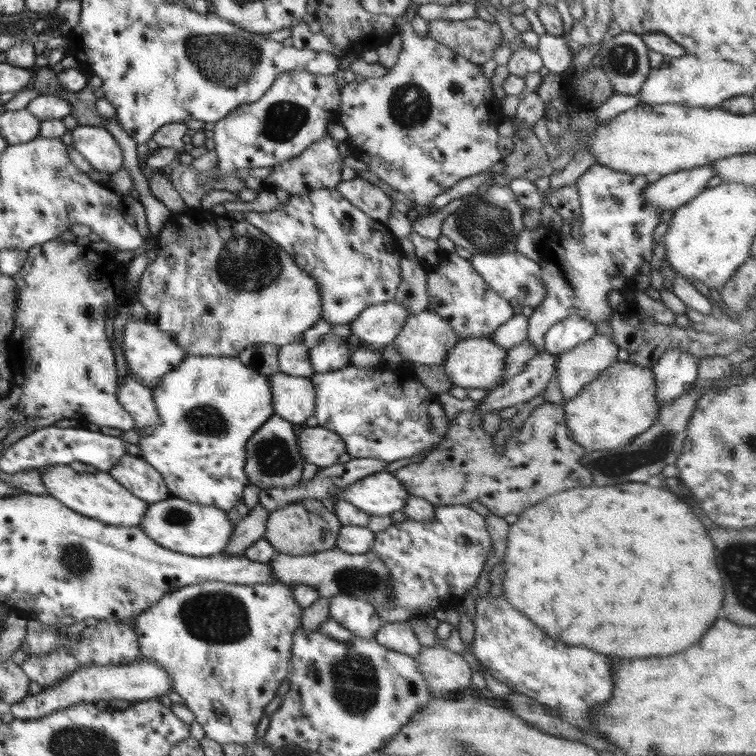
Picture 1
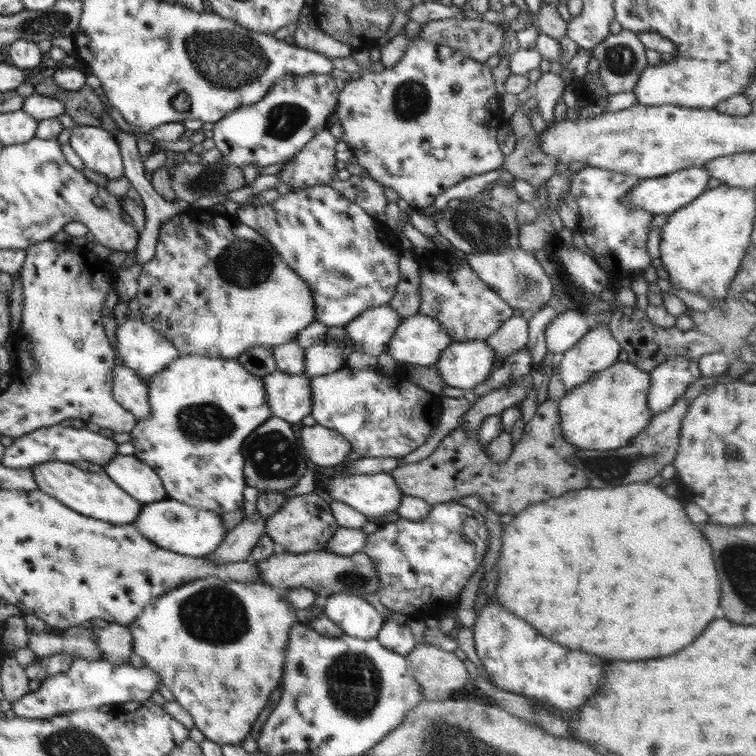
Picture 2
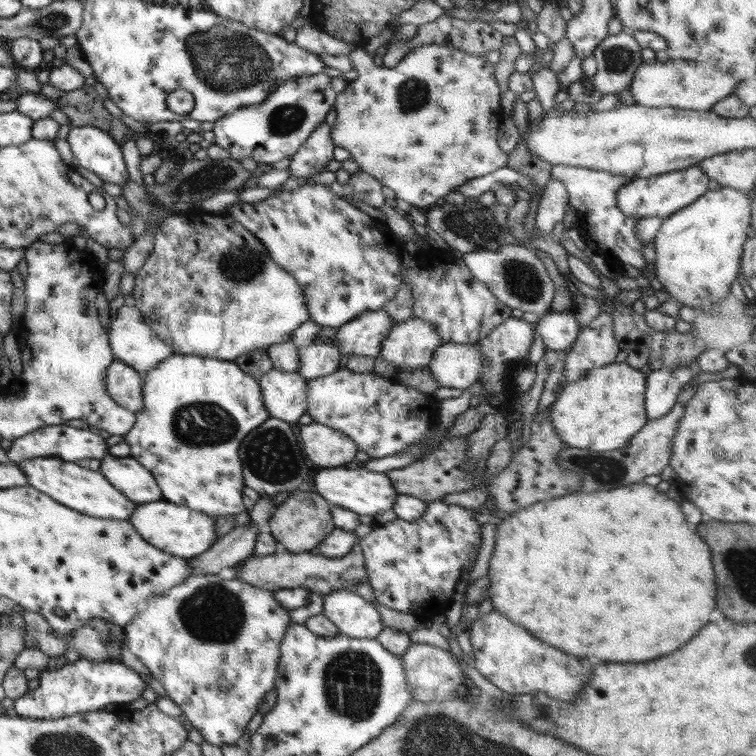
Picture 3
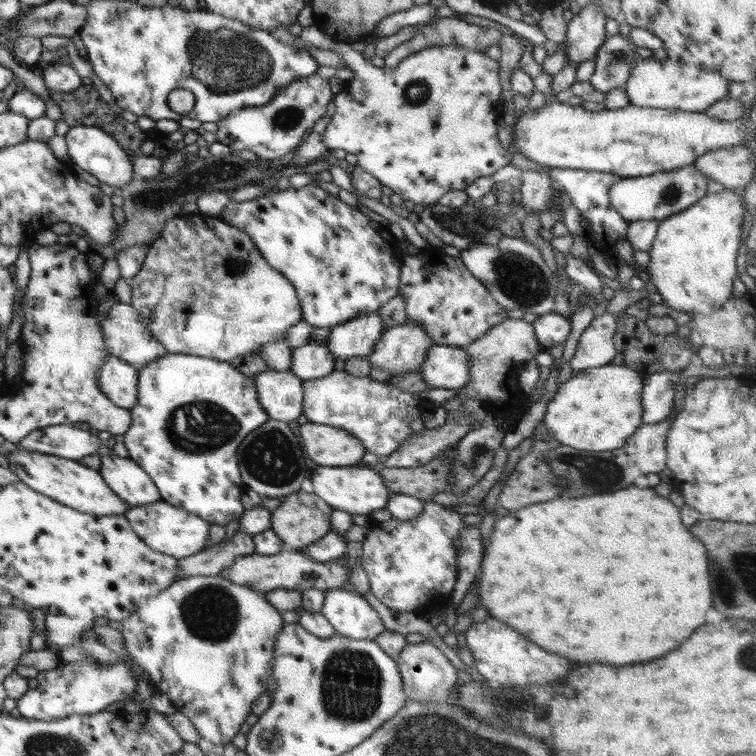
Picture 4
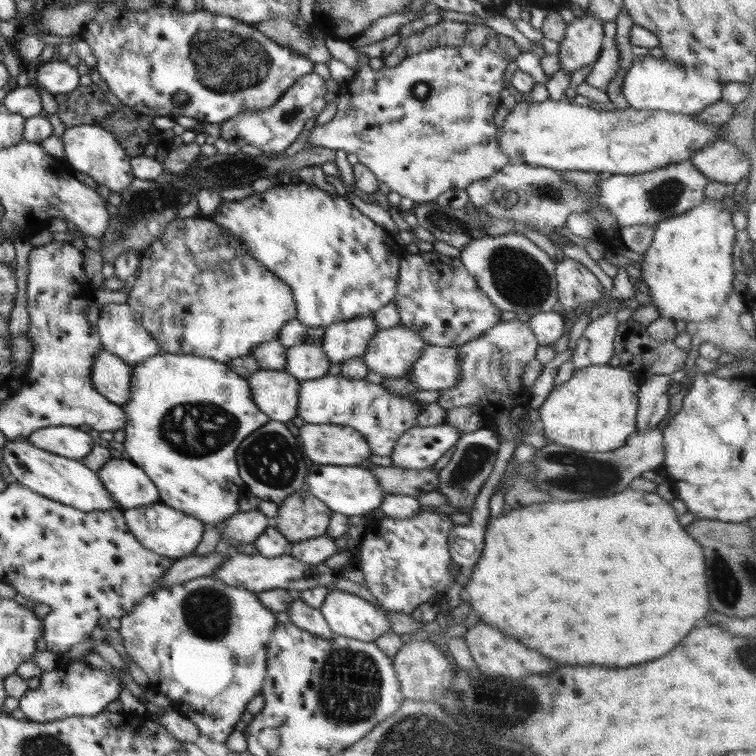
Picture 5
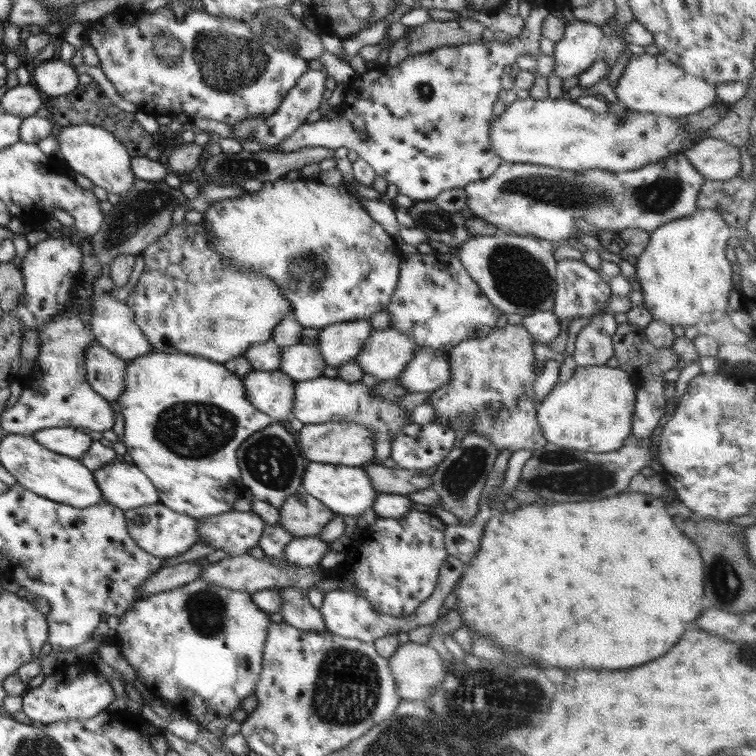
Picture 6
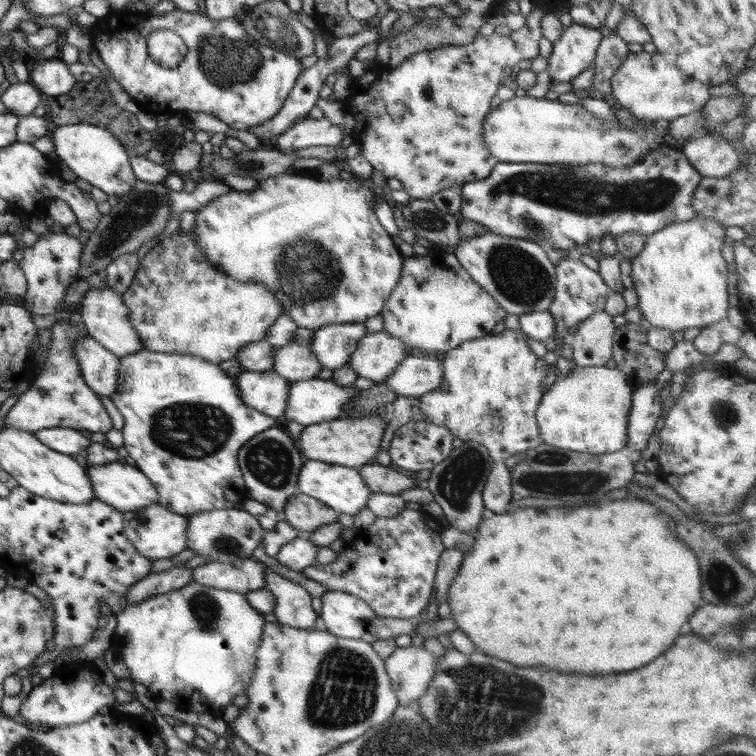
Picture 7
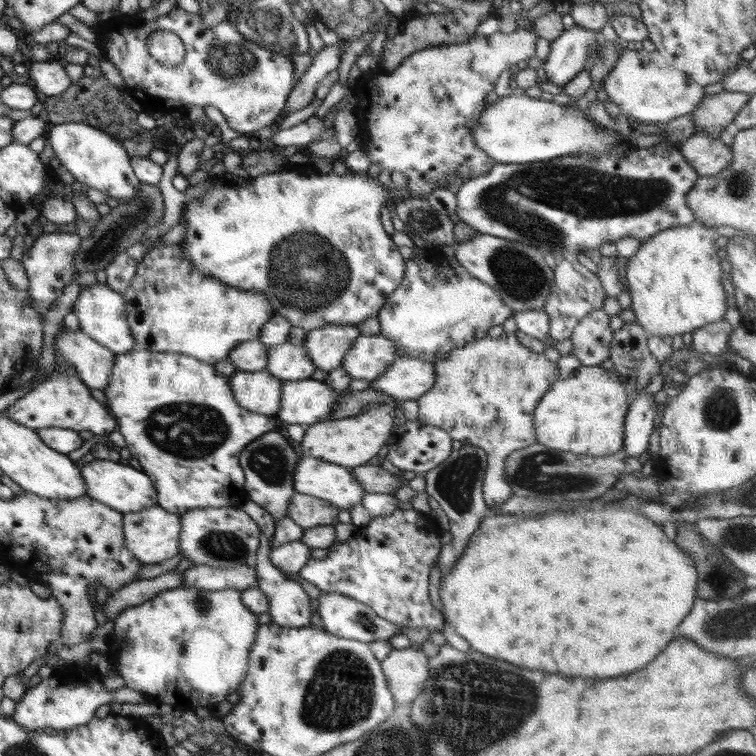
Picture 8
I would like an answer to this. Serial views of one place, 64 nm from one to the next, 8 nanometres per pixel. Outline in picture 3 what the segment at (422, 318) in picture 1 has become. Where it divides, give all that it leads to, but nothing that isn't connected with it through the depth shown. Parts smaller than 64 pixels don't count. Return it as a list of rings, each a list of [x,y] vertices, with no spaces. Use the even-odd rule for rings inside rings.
[[[418,317],[394,325],[380,344],[380,352],[397,370],[417,369],[427,366],[434,358],[436,348],[444,345],[434,323]]]

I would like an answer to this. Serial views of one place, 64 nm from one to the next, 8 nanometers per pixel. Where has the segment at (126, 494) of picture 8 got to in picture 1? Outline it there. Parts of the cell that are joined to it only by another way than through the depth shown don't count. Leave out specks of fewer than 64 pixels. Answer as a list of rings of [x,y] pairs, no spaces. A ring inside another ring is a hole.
[[[124,454],[108,473],[134,496],[149,503],[157,503],[171,497],[160,472],[142,457]]]

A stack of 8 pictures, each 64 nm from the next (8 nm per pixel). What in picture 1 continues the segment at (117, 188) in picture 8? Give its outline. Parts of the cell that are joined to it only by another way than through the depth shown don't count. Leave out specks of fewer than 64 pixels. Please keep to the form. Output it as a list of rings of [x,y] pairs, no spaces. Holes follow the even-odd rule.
[[[79,125],[71,131],[74,149],[94,170],[114,174],[122,168],[124,159],[122,150],[105,128]]]

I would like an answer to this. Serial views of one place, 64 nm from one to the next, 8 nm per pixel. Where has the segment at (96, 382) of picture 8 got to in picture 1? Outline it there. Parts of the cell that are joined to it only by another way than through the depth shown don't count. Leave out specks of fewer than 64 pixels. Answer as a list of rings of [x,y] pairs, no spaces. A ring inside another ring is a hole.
[[[129,372],[125,379],[118,382],[118,401],[134,418],[135,428],[162,425],[162,419],[153,402],[152,389],[144,386],[139,379]]]

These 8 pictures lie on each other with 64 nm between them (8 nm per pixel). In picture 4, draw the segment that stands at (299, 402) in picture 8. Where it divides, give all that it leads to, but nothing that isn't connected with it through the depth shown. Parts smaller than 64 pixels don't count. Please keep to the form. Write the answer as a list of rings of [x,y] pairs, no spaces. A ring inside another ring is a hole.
[[[334,371],[328,376],[305,380],[304,410],[308,422],[326,424],[345,429],[356,436],[366,452],[387,457],[408,436],[424,430],[424,416],[432,410],[432,404],[418,393],[405,392],[392,383],[378,381],[370,376],[358,377],[346,371]]]

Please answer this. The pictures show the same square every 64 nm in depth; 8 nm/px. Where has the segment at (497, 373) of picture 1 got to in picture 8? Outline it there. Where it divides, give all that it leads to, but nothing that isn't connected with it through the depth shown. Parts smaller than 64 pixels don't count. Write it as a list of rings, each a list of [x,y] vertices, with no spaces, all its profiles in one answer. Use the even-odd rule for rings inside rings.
[[[397,357],[392,366],[370,381],[370,389],[392,396],[395,402],[416,400],[435,386],[435,363],[414,357]]]

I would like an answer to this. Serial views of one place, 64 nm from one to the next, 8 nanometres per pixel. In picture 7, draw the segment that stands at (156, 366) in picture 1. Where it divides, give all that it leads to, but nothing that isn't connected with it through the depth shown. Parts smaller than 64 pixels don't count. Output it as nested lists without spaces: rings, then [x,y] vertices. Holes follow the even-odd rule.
[[[108,286],[100,290],[92,288],[88,291],[81,302],[80,314],[79,323],[88,331],[88,336],[98,341],[116,356],[128,356],[145,349],[138,331],[134,329],[134,325],[128,319],[130,309],[123,303],[121,295]]]

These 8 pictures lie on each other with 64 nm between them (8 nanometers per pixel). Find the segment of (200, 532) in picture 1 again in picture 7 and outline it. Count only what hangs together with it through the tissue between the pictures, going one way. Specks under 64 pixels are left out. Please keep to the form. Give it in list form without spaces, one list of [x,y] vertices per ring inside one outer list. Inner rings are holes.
[[[151,504],[123,512],[124,534],[134,545],[134,549],[152,560],[170,558],[186,550],[186,528],[188,528],[188,516],[175,513],[162,505]]]

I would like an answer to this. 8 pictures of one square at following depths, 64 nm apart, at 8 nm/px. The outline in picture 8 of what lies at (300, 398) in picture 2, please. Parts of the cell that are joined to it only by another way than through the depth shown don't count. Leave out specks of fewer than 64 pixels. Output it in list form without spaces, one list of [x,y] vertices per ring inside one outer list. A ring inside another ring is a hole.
[[[266,369],[256,372],[238,371],[228,377],[236,403],[268,417],[275,418],[283,400],[283,380],[270,375]]]

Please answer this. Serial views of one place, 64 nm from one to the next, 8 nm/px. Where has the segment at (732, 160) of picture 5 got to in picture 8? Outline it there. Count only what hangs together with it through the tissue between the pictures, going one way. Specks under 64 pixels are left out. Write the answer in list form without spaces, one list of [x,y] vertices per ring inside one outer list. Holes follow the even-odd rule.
[[[696,133],[676,144],[684,159],[696,169],[700,177],[713,176],[731,166],[733,151],[718,137]]]

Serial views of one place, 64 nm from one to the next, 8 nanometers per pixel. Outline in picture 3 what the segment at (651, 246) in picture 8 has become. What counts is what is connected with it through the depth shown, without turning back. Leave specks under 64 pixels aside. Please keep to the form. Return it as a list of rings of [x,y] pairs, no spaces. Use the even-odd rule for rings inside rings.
[[[722,187],[718,190],[707,191],[692,204],[668,215],[662,219],[659,231],[656,233],[654,243],[656,246],[656,267],[654,276],[682,306],[692,306],[703,311],[709,310],[716,302],[722,302],[729,294],[732,282],[739,275],[741,257],[748,240],[750,228],[750,196],[746,191]]]

